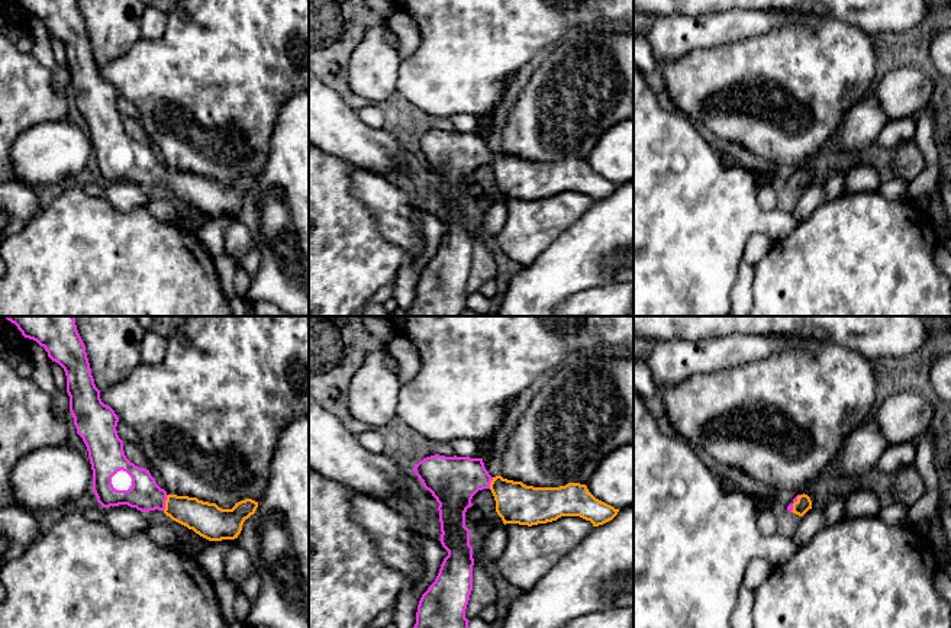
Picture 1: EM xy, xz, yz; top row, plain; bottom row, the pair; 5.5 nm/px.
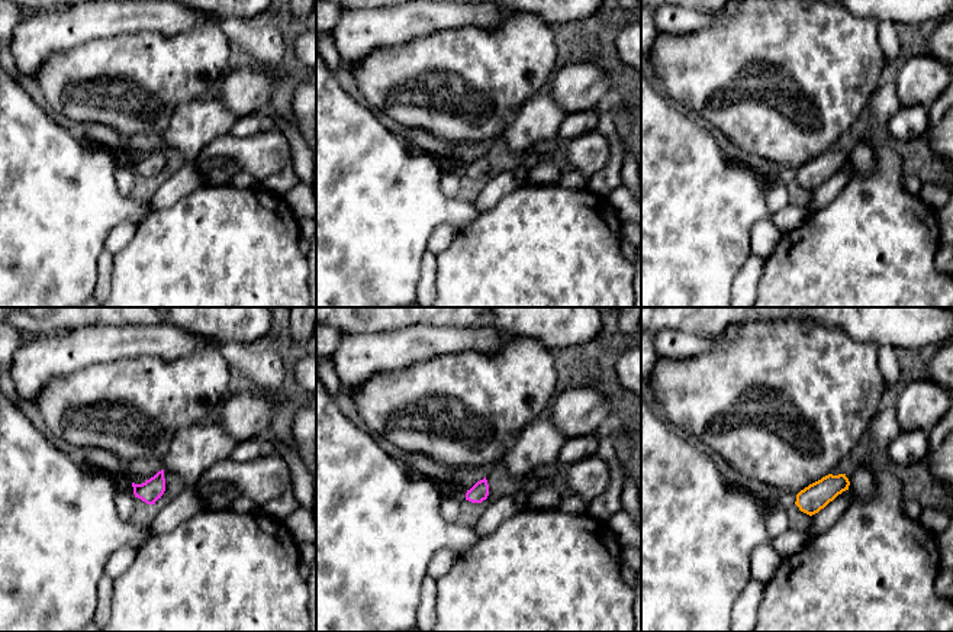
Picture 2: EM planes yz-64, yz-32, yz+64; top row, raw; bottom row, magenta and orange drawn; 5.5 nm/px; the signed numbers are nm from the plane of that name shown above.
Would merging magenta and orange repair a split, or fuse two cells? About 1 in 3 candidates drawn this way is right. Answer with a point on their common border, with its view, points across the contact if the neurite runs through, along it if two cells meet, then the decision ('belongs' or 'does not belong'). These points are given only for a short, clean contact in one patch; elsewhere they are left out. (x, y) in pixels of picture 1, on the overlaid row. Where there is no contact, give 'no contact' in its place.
xy (164, 502) | across xy (145, 495), (164, 502), (205, 518) | belongs

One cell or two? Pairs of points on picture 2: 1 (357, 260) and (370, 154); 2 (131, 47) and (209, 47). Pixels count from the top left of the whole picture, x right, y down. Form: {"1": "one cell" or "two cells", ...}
{"1": "one cell", "2": "one cell"}

